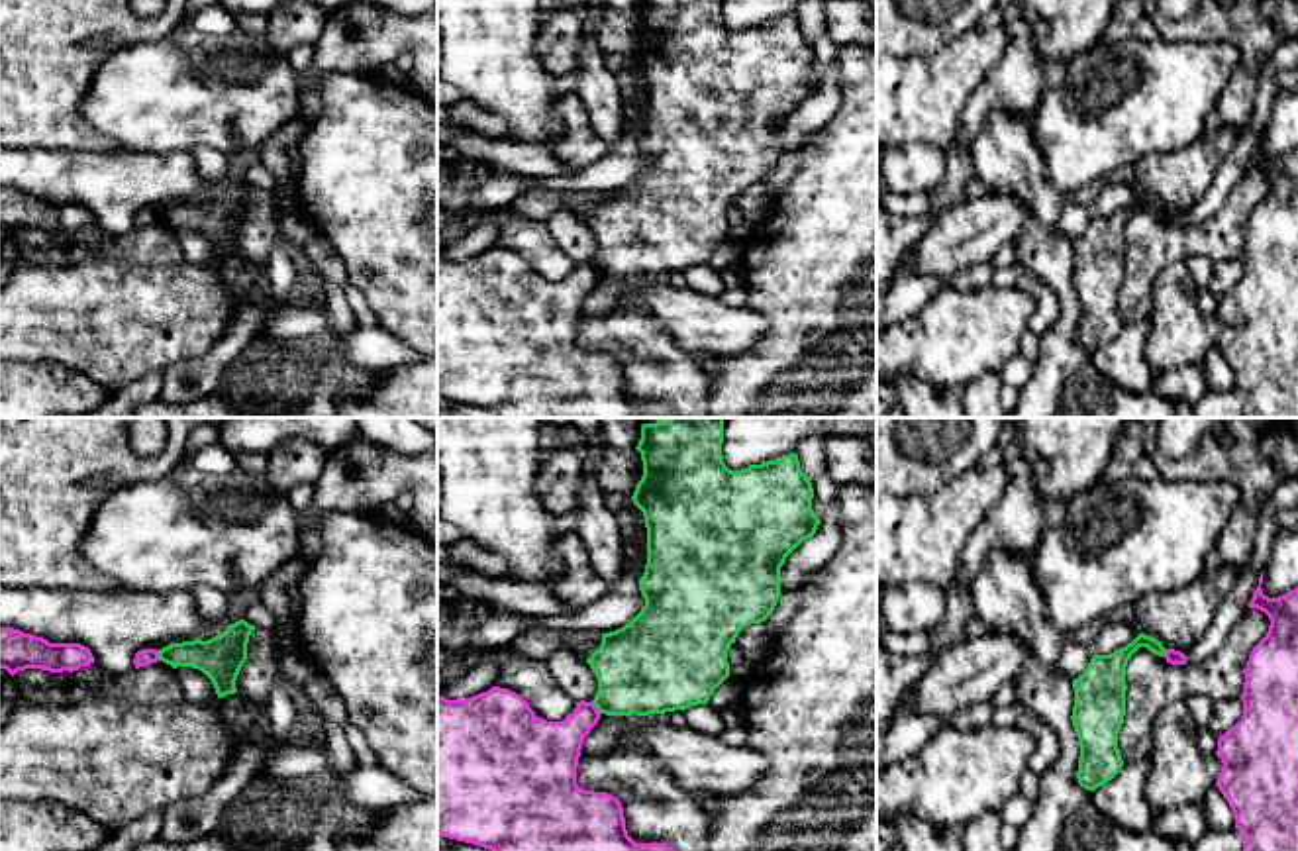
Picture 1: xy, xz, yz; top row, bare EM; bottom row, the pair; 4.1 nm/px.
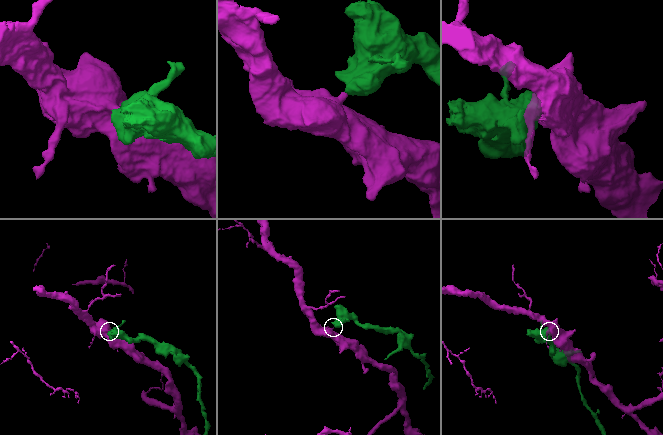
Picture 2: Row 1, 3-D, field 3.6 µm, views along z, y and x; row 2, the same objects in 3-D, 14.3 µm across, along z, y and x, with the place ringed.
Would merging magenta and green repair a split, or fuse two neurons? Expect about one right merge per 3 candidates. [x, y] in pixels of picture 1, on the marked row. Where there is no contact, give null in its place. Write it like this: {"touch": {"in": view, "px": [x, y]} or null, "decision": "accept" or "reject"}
{"touch": {"in": "xz", "px": [597, 708]}, "decision": "reject"}

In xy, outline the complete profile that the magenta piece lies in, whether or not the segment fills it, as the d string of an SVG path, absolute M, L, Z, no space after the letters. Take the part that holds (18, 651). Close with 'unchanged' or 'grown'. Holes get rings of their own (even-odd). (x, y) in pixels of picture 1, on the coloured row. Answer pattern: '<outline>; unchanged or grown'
M0 627L0 669L6 669L12 676L25 669L73 673L90 663L94 663L94 657L80 643L49 643L14 627Z; unchanged

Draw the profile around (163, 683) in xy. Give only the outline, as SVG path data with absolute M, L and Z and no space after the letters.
M163 661L133 669L127 675L102 671L96 663L78 671L49 673L25 669L14 675L18 692L35 704L71 704L96 696L116 696L127 702L175 704L184 700L175 669Z

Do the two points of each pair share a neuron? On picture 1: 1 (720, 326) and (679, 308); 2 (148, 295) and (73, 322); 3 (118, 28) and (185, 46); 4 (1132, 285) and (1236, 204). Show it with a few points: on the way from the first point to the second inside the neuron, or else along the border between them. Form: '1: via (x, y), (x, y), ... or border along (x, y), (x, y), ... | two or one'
1: via (710, 326), (698, 324), (689, 316) | one
2: via (130, 312), (124, 318), (91, 318) | one
3: border along (179, 30), (157, 40), (144, 40), (114, 50) | two
4: via (1157, 257), (1173, 242), (1204, 240), (1212, 232) | one

